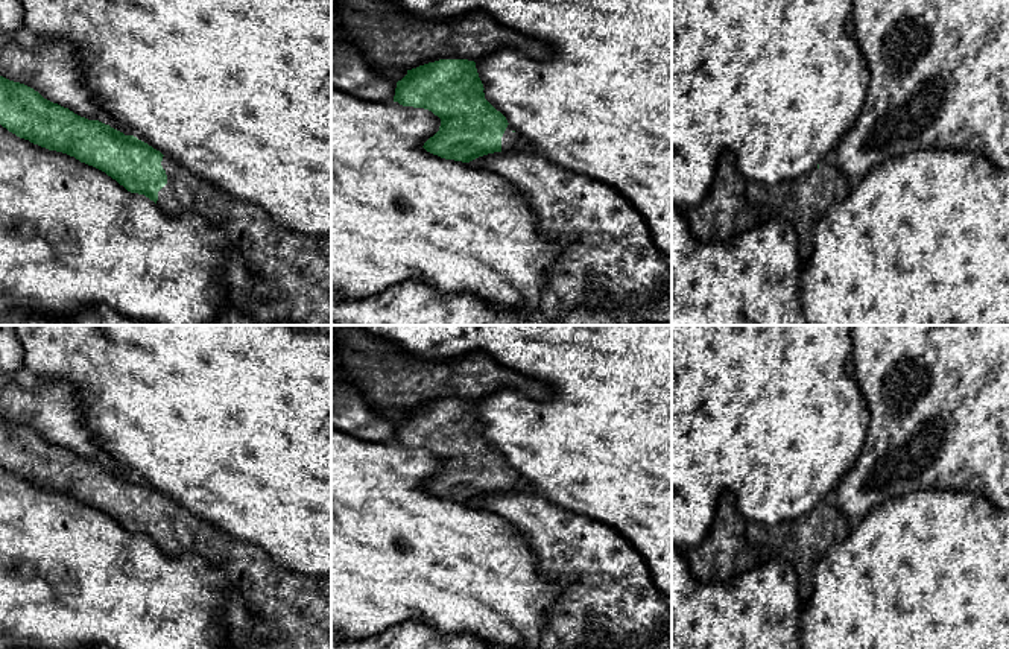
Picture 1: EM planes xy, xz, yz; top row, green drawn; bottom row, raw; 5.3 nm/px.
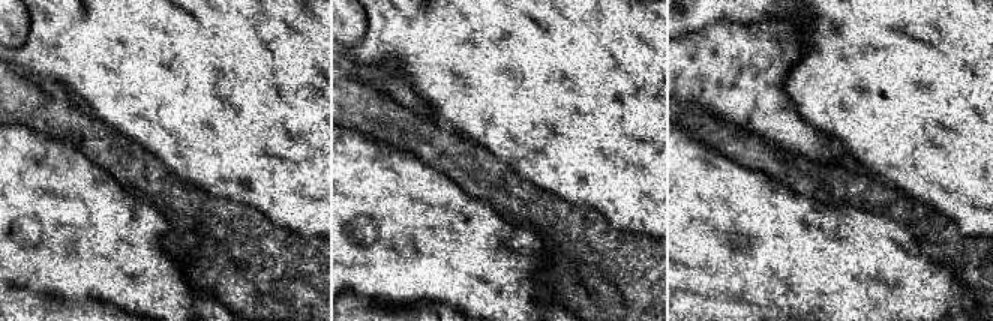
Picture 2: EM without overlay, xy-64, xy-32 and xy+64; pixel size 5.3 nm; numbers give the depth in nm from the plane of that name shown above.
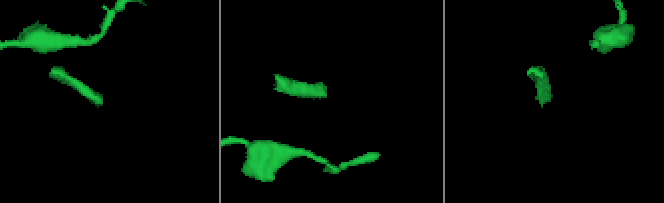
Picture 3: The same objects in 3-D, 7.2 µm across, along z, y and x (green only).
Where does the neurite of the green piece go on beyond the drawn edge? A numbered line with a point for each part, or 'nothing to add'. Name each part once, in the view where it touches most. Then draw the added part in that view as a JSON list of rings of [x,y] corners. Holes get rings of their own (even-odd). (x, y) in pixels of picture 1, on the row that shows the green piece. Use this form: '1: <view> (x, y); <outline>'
1: xy (297, 268); [[[164,155],[161,166],[167,184],[158,192],[158,208],[169,216],[191,213],[204,217],[228,239],[252,278],[267,287],[269,295],[264,299],[236,301],[236,310],[255,322],[292,321],[295,325],[331,325],[331,234],[289,231],[260,205],[237,199],[199,179],[170,157]]]

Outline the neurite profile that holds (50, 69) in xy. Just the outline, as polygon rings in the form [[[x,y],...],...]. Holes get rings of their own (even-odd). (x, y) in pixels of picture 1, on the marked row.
[[[12,38],[0,46],[0,76],[24,84],[44,99],[68,108],[88,120],[99,120],[132,135],[128,128],[103,111],[102,100],[84,84],[73,49],[61,40],[24,49]]]

